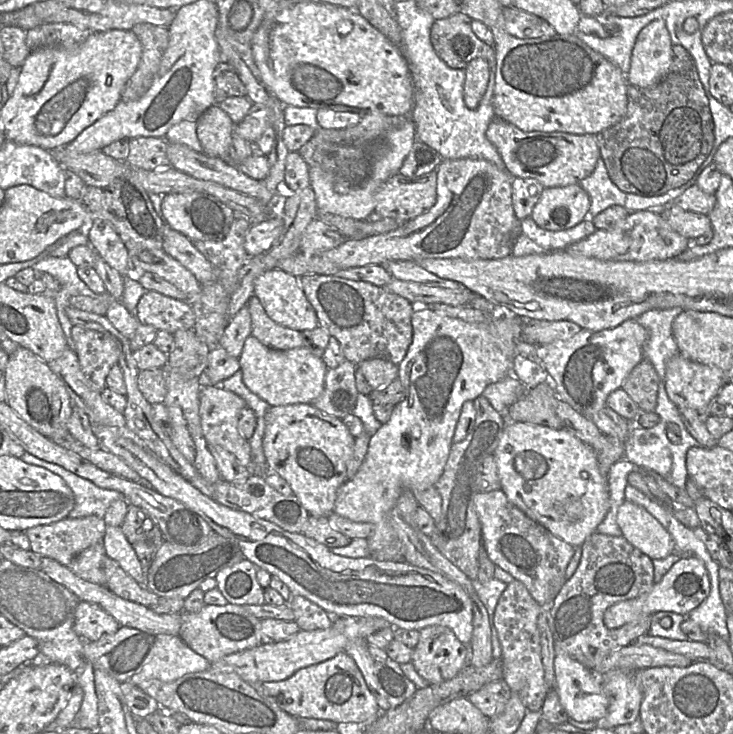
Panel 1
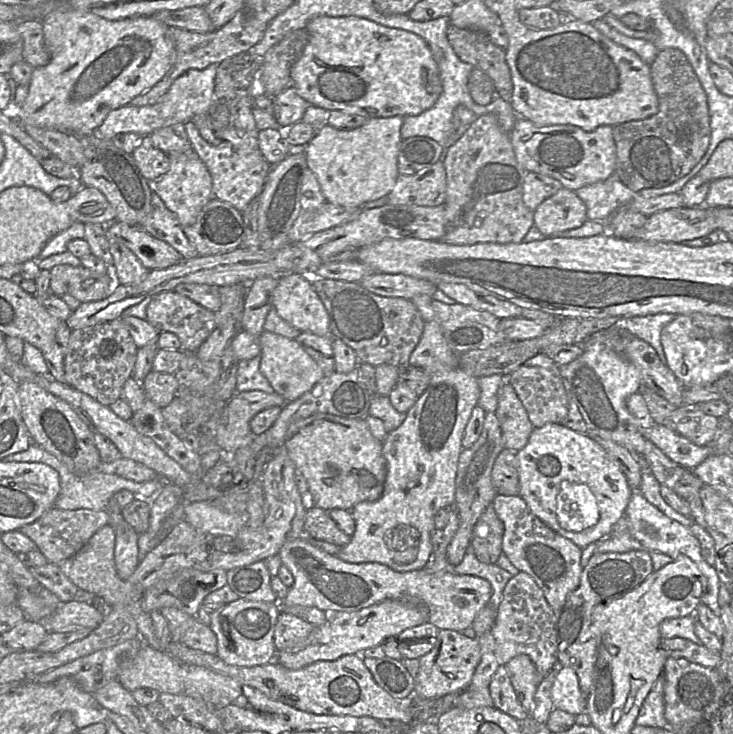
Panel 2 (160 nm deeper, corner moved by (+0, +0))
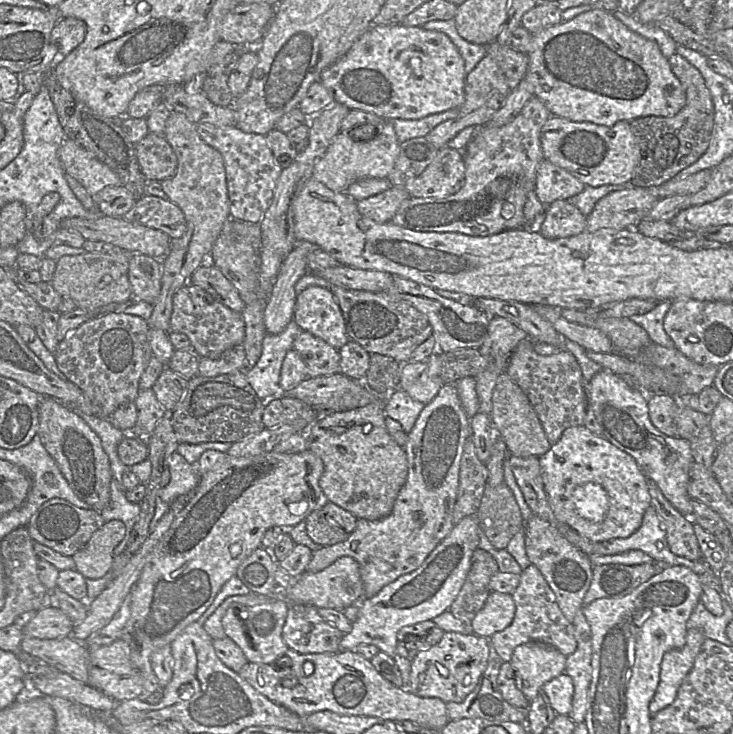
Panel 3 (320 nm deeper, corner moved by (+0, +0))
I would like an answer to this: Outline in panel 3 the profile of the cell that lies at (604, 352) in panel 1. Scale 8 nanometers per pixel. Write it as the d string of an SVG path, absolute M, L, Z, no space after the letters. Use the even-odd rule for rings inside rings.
M602 369L586 384L586 407L593 410L602 435L631 455L645 476L657 484L670 503L692 520L692 498L687 488L690 467L695 461L690 442L679 437L669 437L652 424L646 395L630 386L619 375Z

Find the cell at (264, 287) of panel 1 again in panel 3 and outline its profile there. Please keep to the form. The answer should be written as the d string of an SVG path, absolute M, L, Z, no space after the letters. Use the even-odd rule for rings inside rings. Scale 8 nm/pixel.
M309 286L296 295L293 319L302 331L340 349L349 338L340 306L329 288Z

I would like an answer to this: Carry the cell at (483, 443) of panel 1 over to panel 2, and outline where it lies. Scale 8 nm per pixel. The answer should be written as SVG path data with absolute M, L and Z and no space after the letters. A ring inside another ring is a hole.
M486 412L482 432L477 441L469 448L463 448L457 466L455 479L455 500L453 509L459 517L459 526L446 549L446 558L450 567L458 565L464 558L474 537L474 529L484 510L497 495L491 473L494 462L501 451L506 449L503 444L502 431L495 412Z

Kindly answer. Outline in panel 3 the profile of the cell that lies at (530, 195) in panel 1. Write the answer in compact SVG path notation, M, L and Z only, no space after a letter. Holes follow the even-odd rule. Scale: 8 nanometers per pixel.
M544 160L537 169L535 193L540 202L549 205L556 200L567 200L586 187L567 170Z

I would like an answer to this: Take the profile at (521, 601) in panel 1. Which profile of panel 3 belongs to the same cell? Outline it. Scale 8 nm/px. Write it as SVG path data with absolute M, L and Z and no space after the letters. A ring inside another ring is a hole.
M530 564L519 575L520 583L511 595L516 607L513 621L507 628L489 638L499 657L503 662L509 663L517 646L533 641L551 645L566 656L574 653L577 641L573 625L559 608L556 596L542 573L536 566Z

